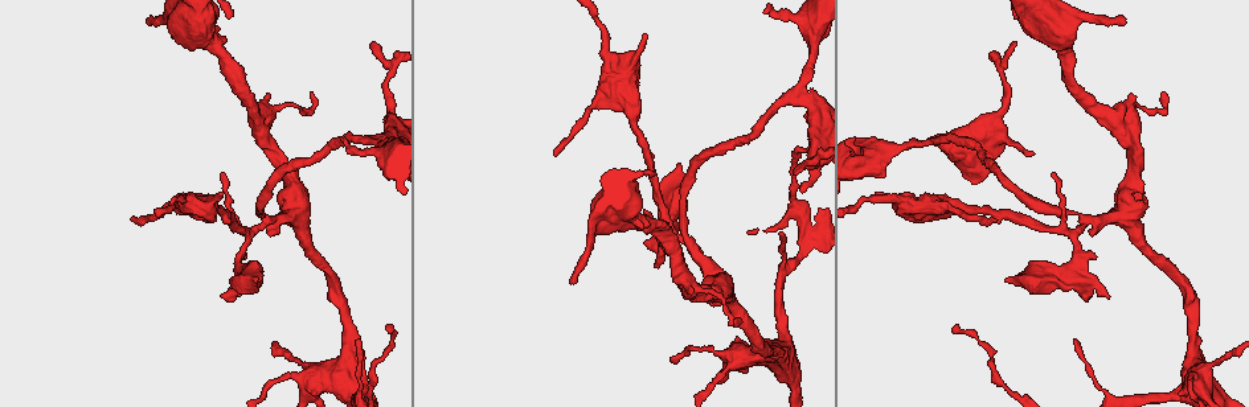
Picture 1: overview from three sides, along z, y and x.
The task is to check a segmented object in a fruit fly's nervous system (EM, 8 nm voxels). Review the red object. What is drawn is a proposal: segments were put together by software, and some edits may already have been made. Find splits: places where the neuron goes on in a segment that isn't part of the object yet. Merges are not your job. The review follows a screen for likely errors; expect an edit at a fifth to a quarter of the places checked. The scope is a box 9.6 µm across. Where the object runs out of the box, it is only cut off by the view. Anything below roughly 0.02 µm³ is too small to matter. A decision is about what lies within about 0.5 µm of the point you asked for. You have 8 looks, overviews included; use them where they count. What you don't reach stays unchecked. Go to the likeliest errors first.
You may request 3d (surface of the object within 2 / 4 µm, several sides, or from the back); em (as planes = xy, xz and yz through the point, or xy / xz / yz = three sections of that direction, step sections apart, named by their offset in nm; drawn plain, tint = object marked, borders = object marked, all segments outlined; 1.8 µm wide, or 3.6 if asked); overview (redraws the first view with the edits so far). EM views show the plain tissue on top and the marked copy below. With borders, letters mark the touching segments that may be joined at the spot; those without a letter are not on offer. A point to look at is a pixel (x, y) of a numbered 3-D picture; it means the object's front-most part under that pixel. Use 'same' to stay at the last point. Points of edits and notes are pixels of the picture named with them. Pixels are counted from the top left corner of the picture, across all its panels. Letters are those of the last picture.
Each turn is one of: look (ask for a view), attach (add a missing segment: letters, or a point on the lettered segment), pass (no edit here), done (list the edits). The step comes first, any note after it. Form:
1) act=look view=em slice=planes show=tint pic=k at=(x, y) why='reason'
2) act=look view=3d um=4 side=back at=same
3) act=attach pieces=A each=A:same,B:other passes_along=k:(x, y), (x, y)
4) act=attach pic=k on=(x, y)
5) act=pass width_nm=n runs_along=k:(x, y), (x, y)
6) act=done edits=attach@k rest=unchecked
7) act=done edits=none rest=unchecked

act=look view=em slice=yz step=4 show=tint pic=1 at=(727, 283) why='three arms meet'

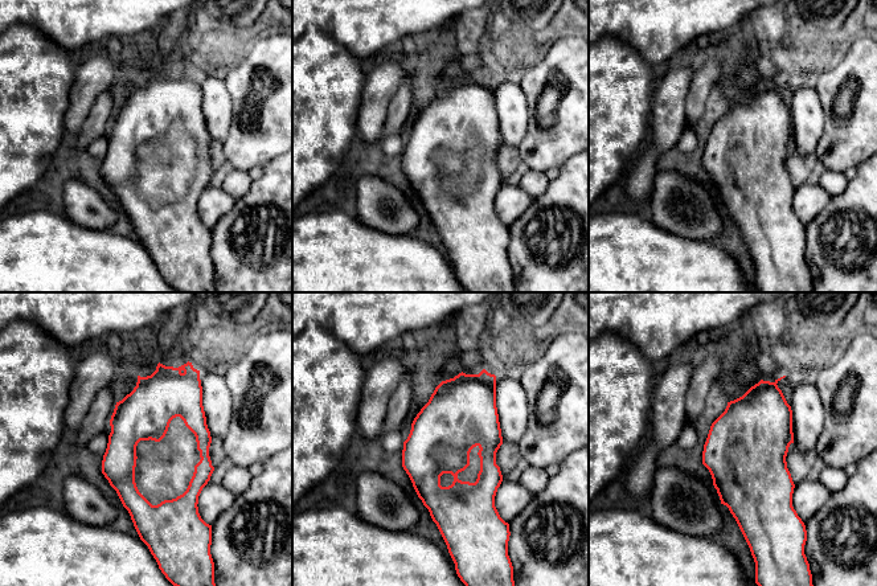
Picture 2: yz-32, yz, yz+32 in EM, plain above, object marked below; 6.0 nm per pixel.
act=look view=em slice=planes show=tint at=same why='cut it another way'

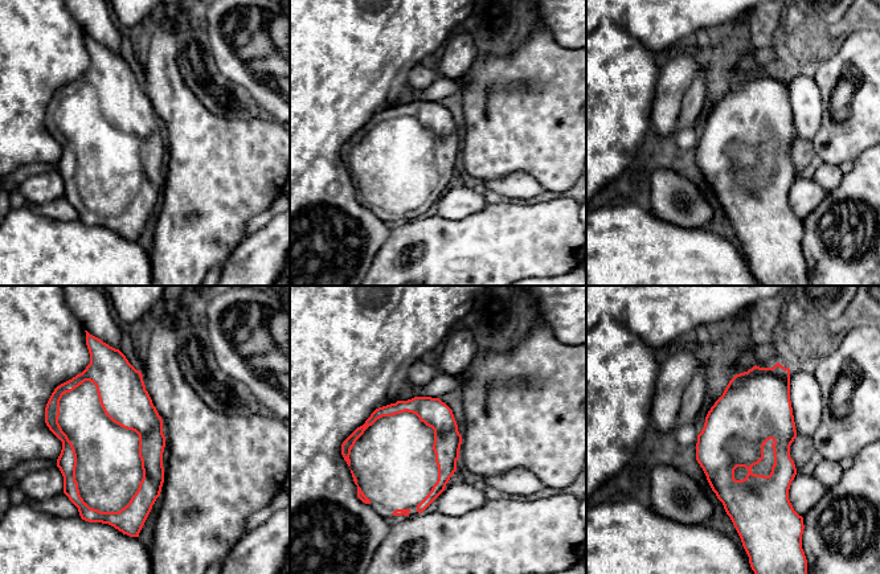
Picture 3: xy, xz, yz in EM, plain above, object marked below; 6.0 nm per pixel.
act=look view=em slice=planes show=borders at=same

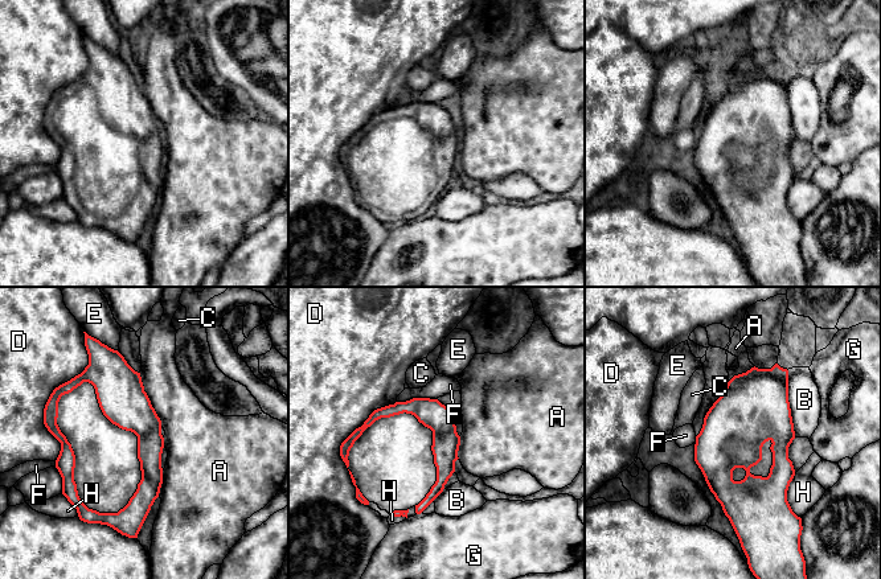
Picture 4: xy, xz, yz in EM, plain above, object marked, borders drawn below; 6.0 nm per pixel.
act=pass each=A:other,B:other,C:other,D:other,E:other,F:other,G:other,H:other border=4:(139, 373), (143, 390), (162, 426) found='none of them fits'

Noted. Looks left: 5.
act=look view=3d um=4 pic=1 at=(1005, 279) why='thick end'

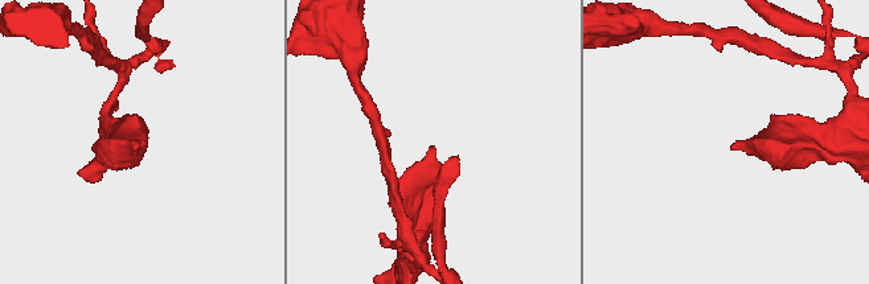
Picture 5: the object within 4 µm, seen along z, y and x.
act=look view=em slice=yz step=8 show=borders pic=5 at=(433, 150)

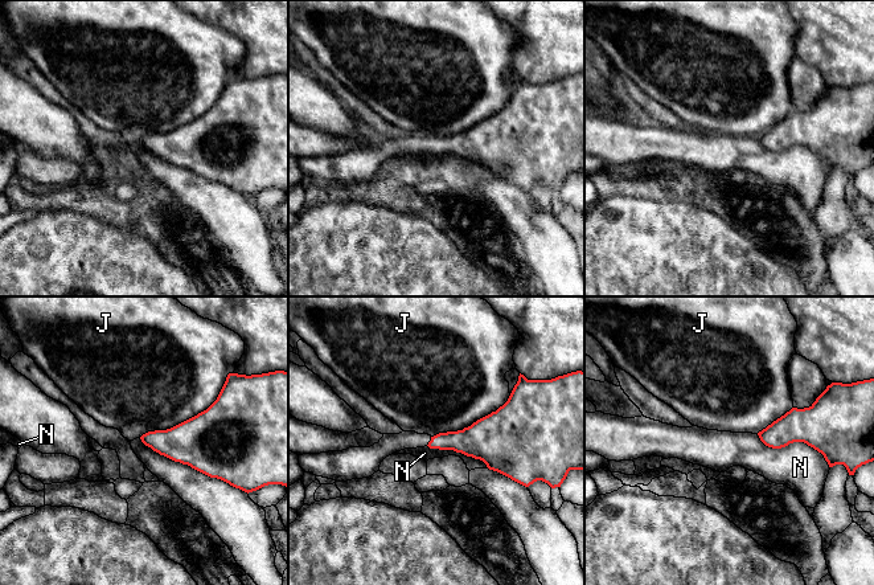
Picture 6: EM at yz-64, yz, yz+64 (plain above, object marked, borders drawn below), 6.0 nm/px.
act=look view=em slice=planes show=borders at=same

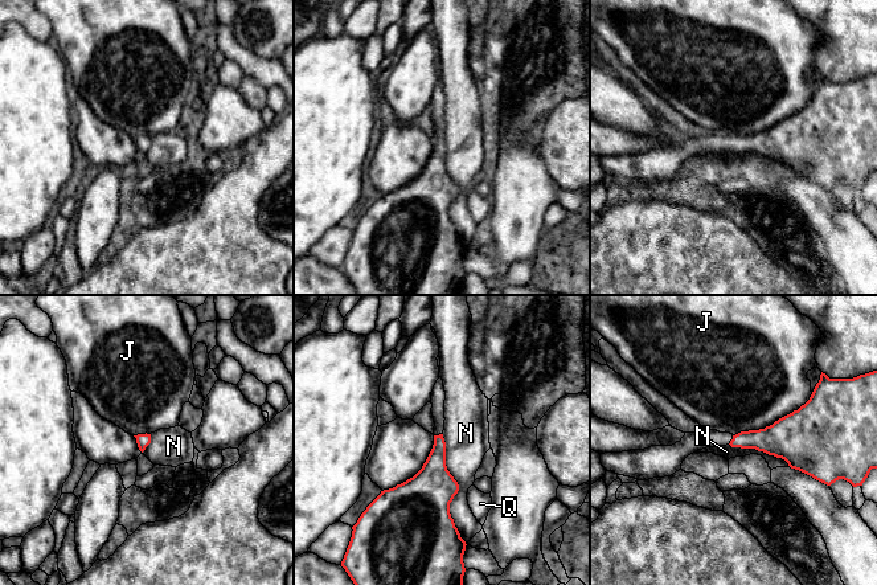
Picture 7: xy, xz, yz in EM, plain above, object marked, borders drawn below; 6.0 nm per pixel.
act=pass each=J:other,N:other,Q:other border=7:(442, 434), (460, 534) found='none of them fits'

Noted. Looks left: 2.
act=look view=3d um=2 pic=1 at=(147, 22) why='tapers out'

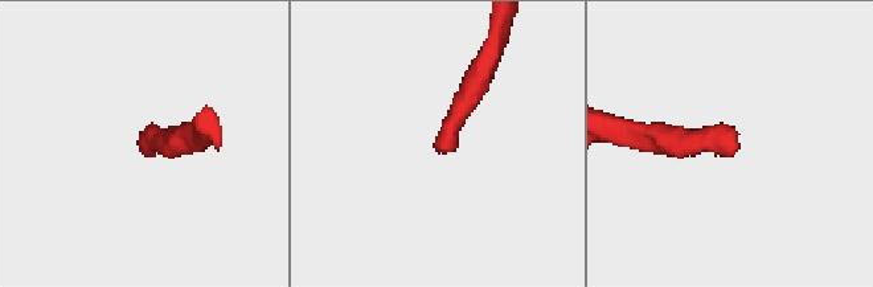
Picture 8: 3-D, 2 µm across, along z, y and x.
act=look view=em slice=planes show=borders pic=8 at=(737, 148) why='shape alone is not enough'

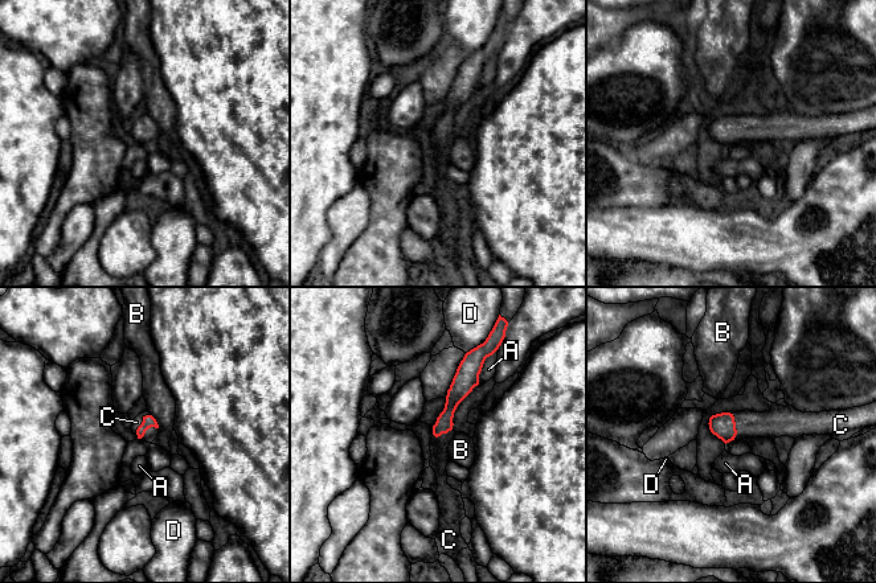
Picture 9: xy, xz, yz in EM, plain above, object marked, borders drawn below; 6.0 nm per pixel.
act=attach pieces=C each=A:other,B:other,C:same,D:other passes_along=9:(148, 421), (140, 425), (136, 422) found='the neuron continues'

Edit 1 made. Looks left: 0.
act=done edits=attach@9 rest=unchecked

